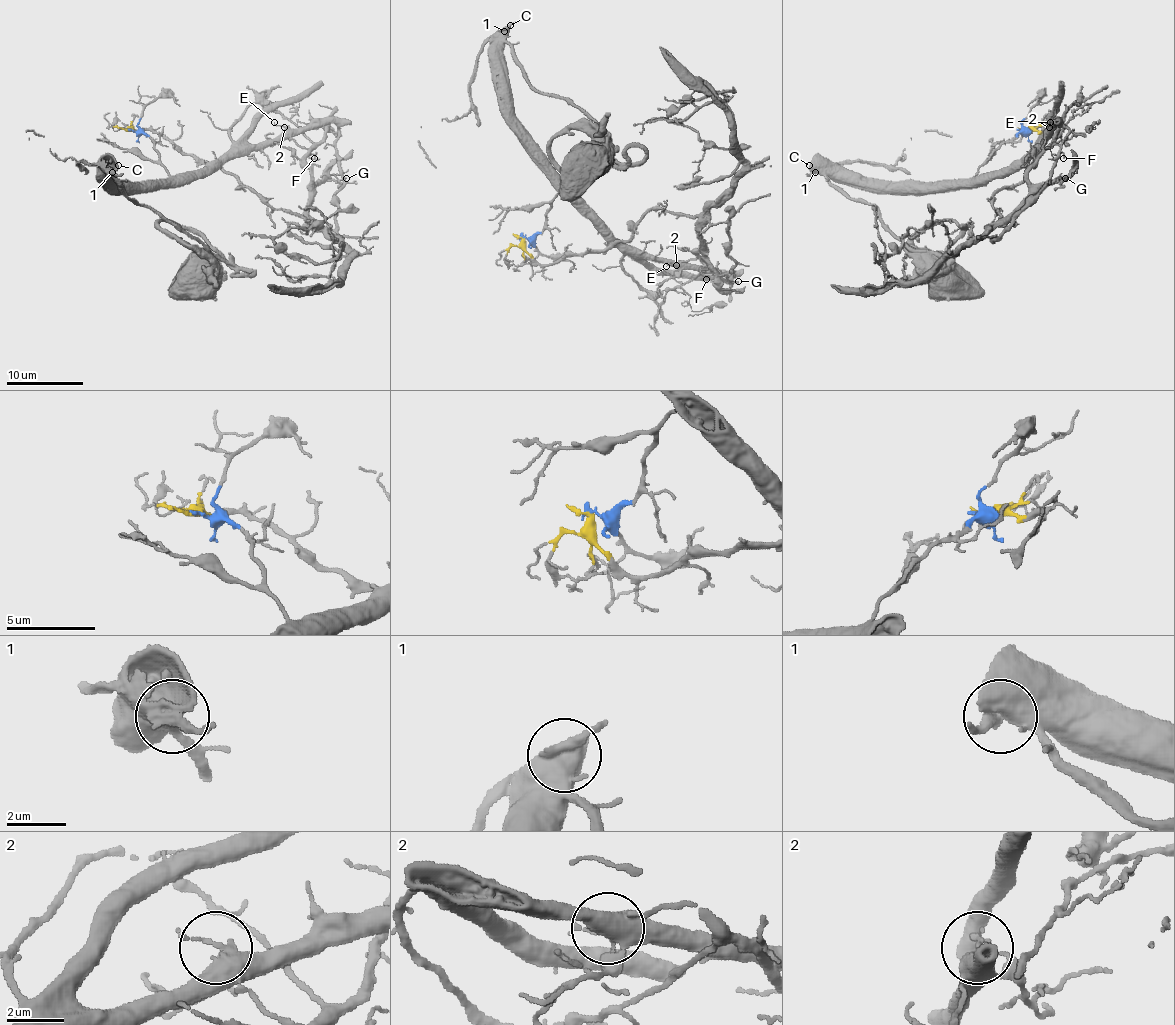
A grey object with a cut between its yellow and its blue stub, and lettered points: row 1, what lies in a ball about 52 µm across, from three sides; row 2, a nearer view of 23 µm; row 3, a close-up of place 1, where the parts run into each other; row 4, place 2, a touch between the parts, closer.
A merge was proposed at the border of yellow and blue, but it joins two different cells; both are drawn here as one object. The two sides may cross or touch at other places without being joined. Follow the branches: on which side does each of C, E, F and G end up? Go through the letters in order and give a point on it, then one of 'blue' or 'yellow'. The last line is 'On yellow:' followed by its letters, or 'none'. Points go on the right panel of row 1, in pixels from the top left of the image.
C: at (809, 165); blue
E: at (1050, 122); blue
F: at (1063, 158); yellow
G: at (1065, 178); yellow
On yellow: F, G

